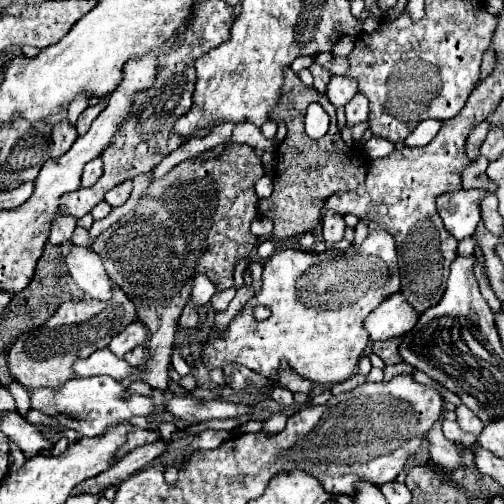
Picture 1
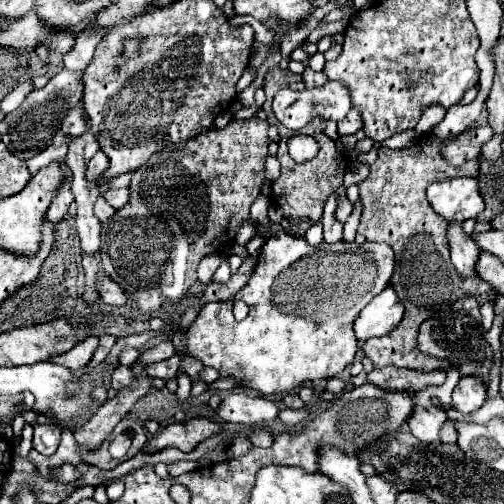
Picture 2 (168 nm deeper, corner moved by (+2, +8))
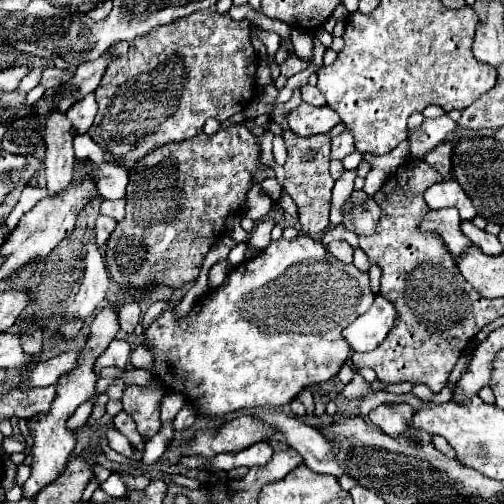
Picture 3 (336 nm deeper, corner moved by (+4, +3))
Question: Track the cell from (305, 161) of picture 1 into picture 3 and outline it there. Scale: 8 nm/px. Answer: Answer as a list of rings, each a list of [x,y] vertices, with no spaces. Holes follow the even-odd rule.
[[[296,89],[292,93],[292,99],[282,103],[282,105],[276,105],[274,111],[270,113],[270,119],[280,123],[282,129],[284,129],[284,141],[286,141],[286,149],[288,149],[288,159],[284,163],[284,171],[286,171],[286,179],[282,183],[284,191],[292,197],[292,201],[296,203],[298,207],[298,219],[300,219],[300,225],[302,225],[302,231],[310,237],[318,237],[328,225],[328,209],[330,209],[330,193],[332,193],[332,187],[334,187],[334,179],[330,177],[330,171],[328,171],[328,165],[330,165],[330,137],[328,134],[312,135],[310,137],[298,137],[294,135],[286,121],[284,121],[284,113],[288,113],[288,109],[300,105],[302,99],[300,99],[300,89]],[[308,149],[316,149],[318,155],[316,159],[312,161],[304,161],[304,151]]]

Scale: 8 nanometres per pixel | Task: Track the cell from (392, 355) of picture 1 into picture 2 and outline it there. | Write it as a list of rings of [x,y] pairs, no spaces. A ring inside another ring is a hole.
[[[432,136],[426,140],[418,140],[410,148],[402,150],[380,148],[378,160],[370,166],[370,176],[360,184],[360,198],[364,200],[360,234],[364,234],[368,242],[386,242],[392,246],[396,254],[396,268],[390,286],[396,290],[400,302],[406,308],[404,320],[390,334],[382,338],[370,338],[362,344],[362,352],[372,360],[374,368],[396,366],[418,372],[448,370],[450,360],[434,360],[418,352],[416,338],[422,320],[428,320],[440,306],[462,300],[462,296],[474,296],[480,306],[486,302],[494,302],[498,296],[498,292],[478,276],[460,278],[456,268],[450,264],[446,220],[430,208],[430,202],[426,200],[426,188],[430,182],[440,182],[446,178],[476,178],[478,164],[476,160],[470,160],[464,166],[456,168],[442,158],[440,146],[442,142]]]

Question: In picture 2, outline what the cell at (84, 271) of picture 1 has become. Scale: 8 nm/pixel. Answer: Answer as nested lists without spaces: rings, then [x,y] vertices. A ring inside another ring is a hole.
[[[100,274],[100,280],[102,280],[100,288],[98,288],[100,290],[100,298],[110,306],[124,306],[126,304],[124,290],[104,274]]]

